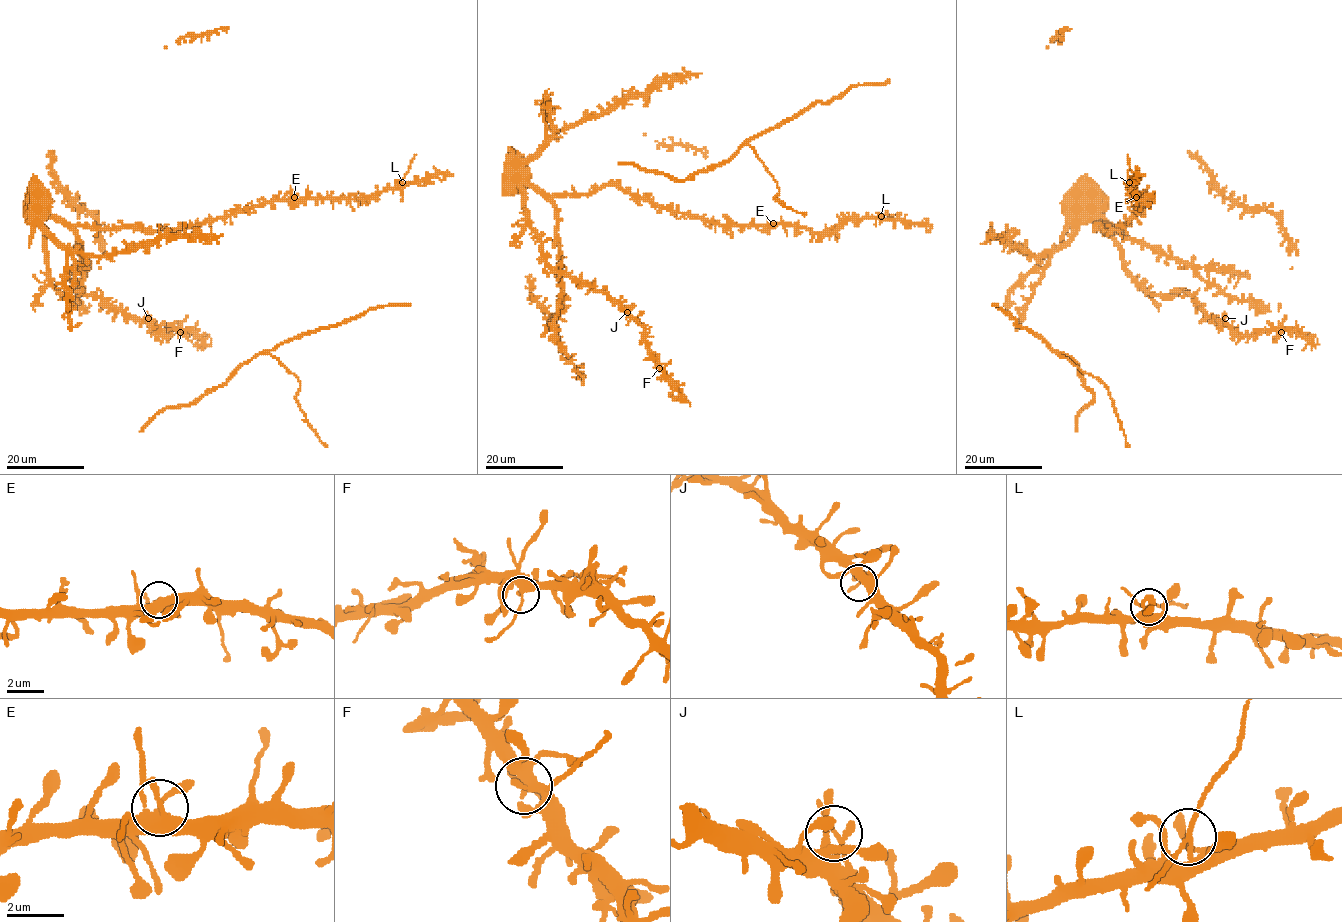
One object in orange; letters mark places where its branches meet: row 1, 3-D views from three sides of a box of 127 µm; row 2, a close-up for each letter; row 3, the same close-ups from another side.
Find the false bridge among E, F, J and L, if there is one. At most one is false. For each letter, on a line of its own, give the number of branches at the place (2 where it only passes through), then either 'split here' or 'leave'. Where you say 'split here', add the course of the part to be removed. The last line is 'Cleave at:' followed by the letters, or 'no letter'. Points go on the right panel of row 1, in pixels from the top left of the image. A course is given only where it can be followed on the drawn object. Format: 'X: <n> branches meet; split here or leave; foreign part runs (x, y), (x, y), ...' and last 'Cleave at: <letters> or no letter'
E: 3 branches meet; leave
F: 3 branches meet; leave
J: 3 branches meet; leave
L: 3 branches meet; split here; foreign part runs (1129, 182), (1127, 154)
Cleave at: L

